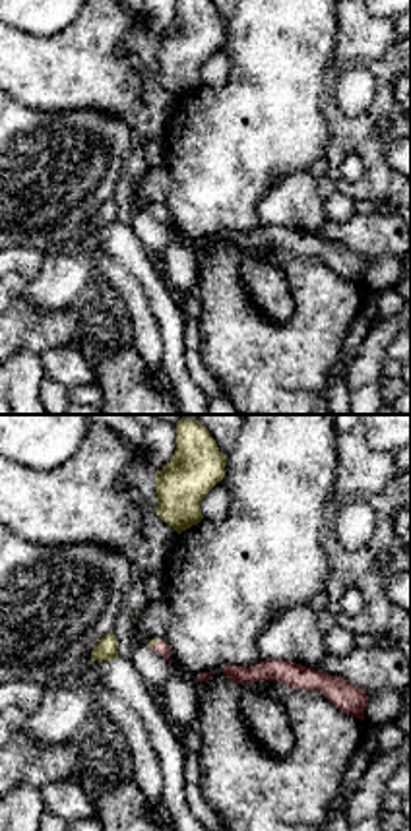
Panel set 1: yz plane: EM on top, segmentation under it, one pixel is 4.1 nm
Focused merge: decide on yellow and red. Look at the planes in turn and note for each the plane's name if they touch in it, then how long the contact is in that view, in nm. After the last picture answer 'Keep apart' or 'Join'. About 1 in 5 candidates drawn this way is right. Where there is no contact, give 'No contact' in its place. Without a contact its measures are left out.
Touches yellow in yz. Shared border 60 nm

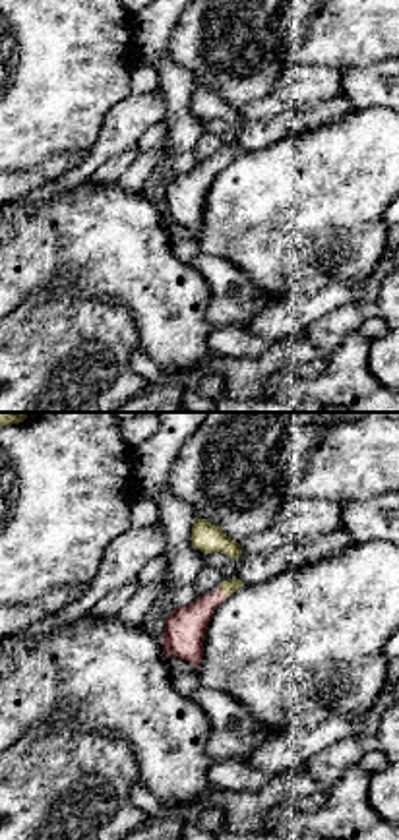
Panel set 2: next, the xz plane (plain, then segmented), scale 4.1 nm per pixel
Touches yellow in xz. Shared border 60 nm

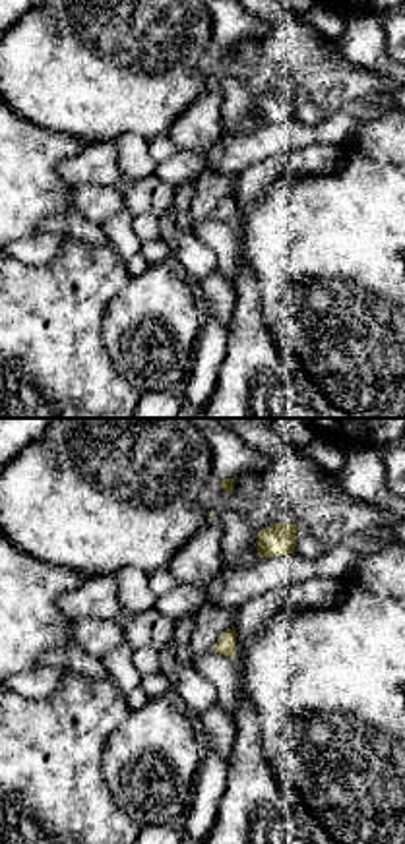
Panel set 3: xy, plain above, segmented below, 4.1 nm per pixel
No contact

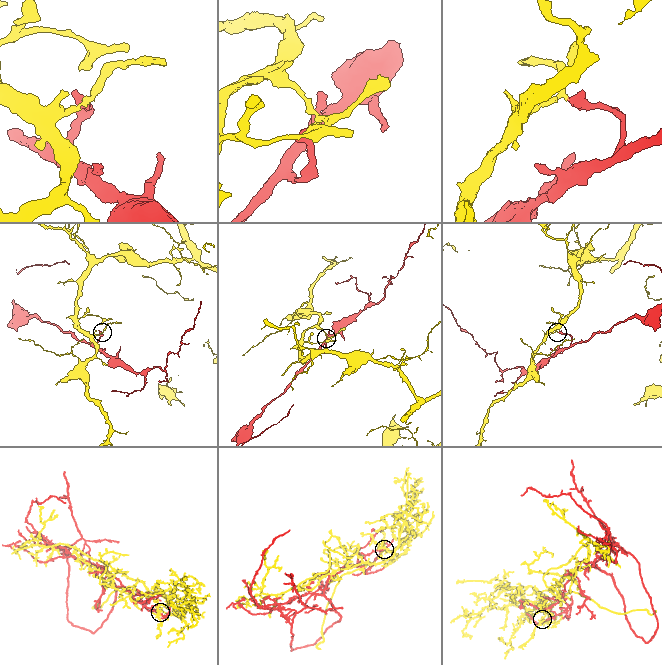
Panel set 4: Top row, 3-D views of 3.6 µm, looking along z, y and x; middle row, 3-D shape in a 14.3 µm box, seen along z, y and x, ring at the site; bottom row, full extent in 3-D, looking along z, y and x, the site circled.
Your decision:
Keep apart

